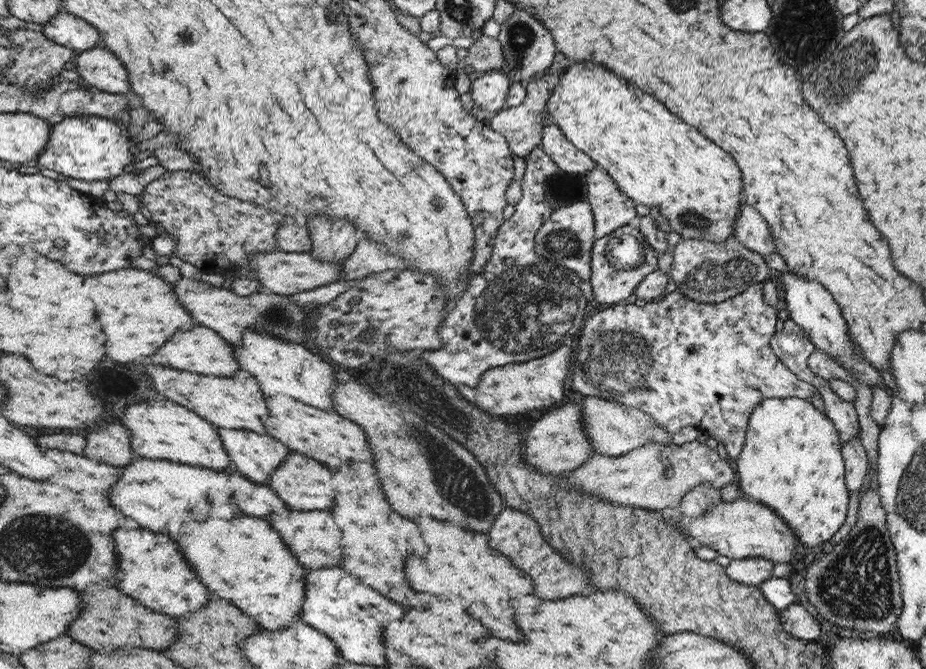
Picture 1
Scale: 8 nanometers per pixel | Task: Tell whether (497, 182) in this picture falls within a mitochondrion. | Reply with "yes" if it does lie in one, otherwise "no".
no

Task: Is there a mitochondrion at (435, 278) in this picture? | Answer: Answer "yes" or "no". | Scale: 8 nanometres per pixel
no

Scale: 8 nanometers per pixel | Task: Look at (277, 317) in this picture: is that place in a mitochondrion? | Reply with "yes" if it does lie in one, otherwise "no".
yes

